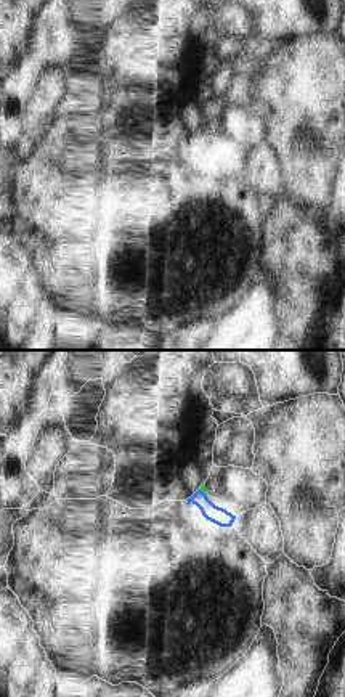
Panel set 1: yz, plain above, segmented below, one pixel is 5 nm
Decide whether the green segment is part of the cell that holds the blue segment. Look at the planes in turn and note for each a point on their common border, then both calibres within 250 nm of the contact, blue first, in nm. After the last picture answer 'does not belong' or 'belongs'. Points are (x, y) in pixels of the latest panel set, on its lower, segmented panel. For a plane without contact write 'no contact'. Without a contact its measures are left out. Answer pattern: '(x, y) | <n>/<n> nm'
(204, 493) | 90/30 nm

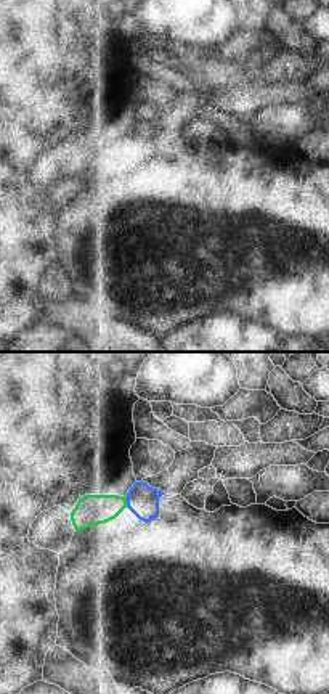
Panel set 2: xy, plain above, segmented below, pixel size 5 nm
(127, 502) | 160/160 nm

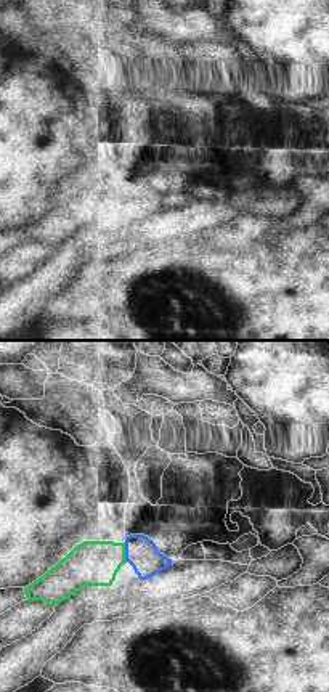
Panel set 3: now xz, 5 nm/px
(125, 553) | 160/220 nm

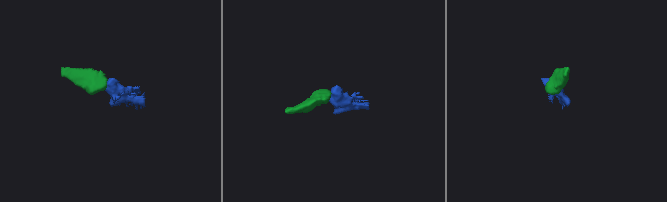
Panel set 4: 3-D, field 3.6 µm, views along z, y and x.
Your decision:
belongs

